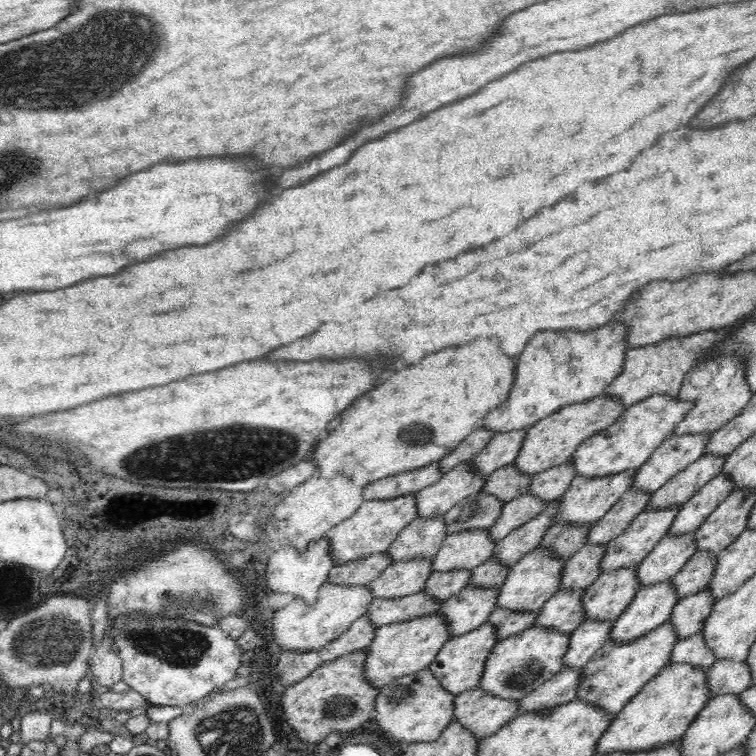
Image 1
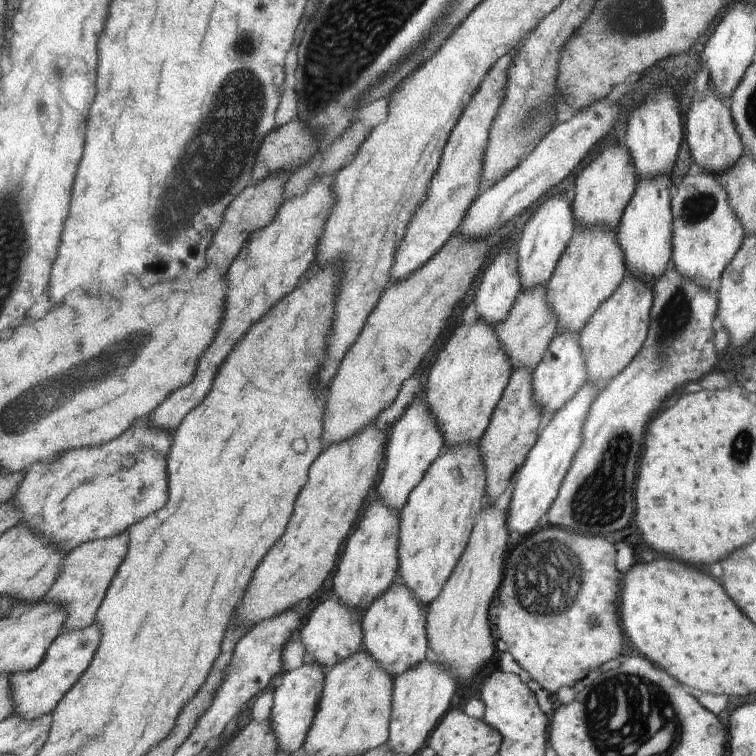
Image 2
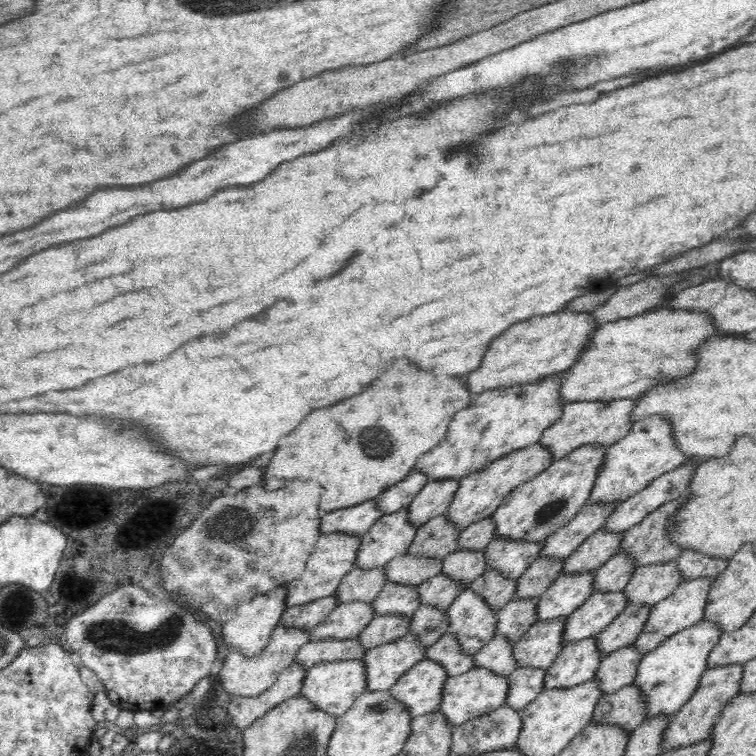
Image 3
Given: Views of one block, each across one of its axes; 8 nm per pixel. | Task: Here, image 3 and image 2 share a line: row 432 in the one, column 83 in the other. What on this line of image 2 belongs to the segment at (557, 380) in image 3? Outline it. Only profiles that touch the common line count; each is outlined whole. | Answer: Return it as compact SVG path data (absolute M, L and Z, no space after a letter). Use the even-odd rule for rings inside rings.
M144 420L128 428L111 443L76 448L52 464L35 464L25 473L22 484L12 498L14 508L20 510L19 523L50 540L67 554L96 539L111 539L120 532L127 532L136 522L148 518L152 512L158 512L168 501L166 458L173 444L173 434L164 432L162 428L152 428Z

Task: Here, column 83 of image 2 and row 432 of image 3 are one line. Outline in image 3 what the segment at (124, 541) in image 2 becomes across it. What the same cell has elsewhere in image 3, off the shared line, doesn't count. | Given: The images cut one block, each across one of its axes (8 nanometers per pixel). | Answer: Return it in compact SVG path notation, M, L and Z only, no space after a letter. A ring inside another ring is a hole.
M631 398L613 401L576 401L565 404L562 417L552 426L548 426L539 443L552 450L552 462L564 458L574 449L588 444L610 447L619 442L631 430L632 410L635 410L636 400Z

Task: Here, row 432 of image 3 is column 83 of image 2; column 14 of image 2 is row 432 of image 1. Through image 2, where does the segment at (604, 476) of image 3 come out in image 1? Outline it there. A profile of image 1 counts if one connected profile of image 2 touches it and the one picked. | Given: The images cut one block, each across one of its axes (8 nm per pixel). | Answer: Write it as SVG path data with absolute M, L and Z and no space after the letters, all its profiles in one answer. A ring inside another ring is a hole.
M714 348L705 357L686 374L676 396L680 399L694 399L695 405L684 420L676 425L672 435L674 437L717 432L742 412L754 394L744 379L746 357L743 354L719 354L719 350Z

